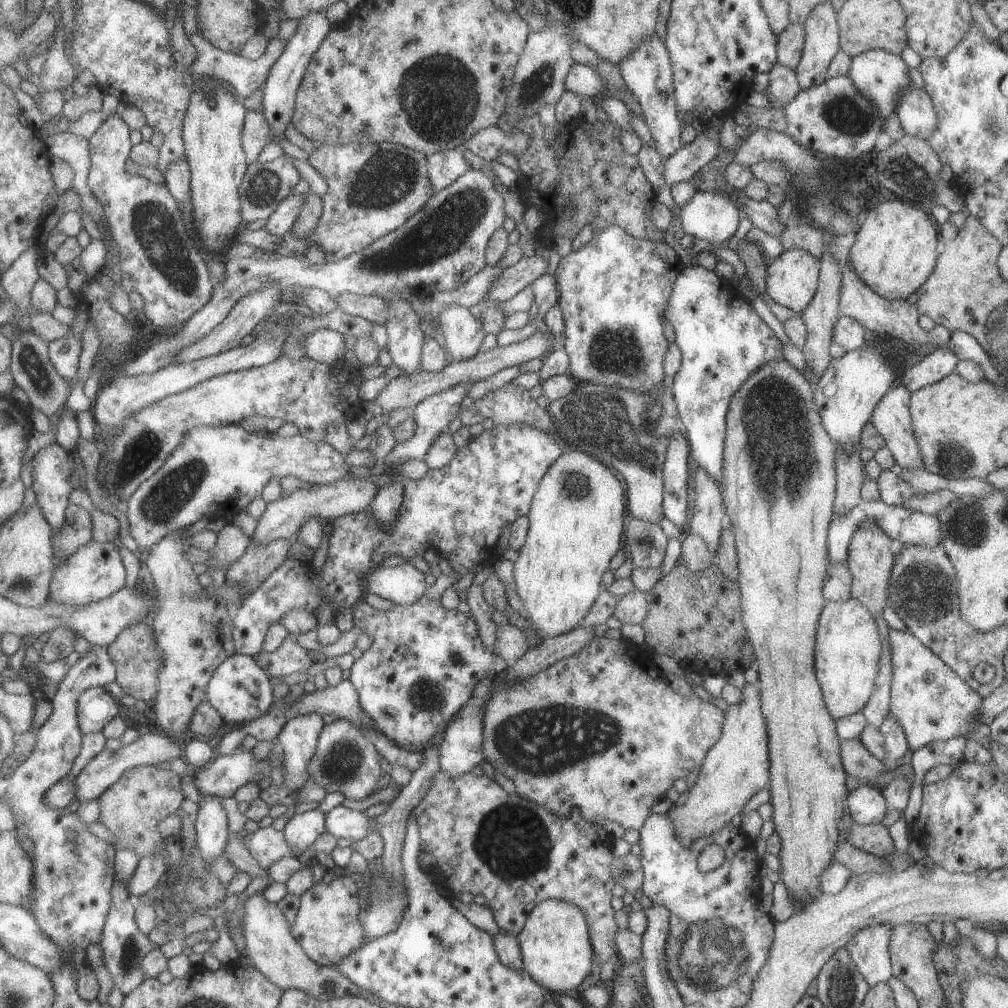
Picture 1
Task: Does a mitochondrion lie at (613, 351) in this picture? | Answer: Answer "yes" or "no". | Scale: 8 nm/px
yes

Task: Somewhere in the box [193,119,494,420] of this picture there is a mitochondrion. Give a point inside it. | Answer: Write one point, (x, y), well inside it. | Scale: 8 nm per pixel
(444, 230)

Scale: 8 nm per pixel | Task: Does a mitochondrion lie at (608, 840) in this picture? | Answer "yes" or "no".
no

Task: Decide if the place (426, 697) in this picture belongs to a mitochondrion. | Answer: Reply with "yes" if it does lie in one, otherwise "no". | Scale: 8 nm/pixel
yes

